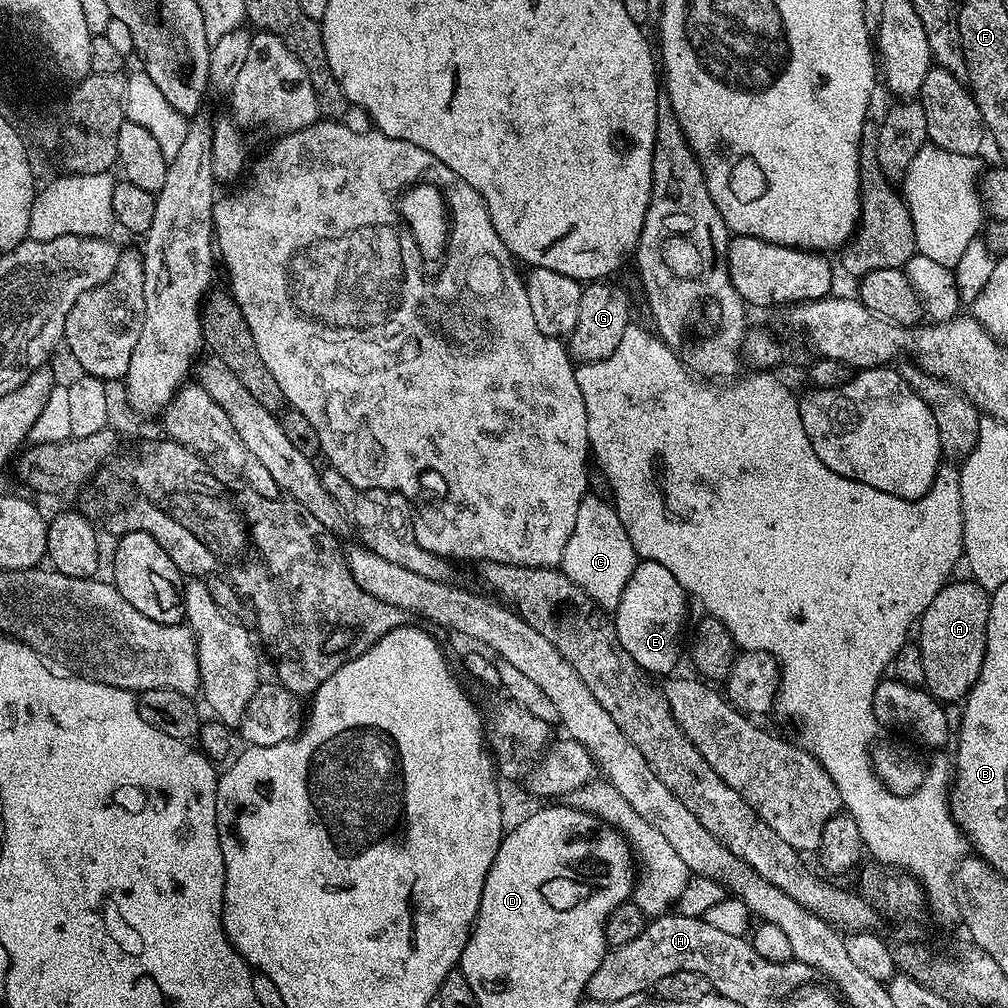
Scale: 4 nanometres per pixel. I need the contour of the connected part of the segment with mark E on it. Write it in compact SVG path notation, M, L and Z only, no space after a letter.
M640 560L637 563L614 609L614 631L616 642L623 646L626 654L630 654L630 658L634 658L634 662L645 673L675 673L672 671L680 660L680 635L684 632L688 603L690 600L683 586L678 578L674 578L674 574L670 574L670 570L666 570L666 566L658 566L658 562L653 560Z

